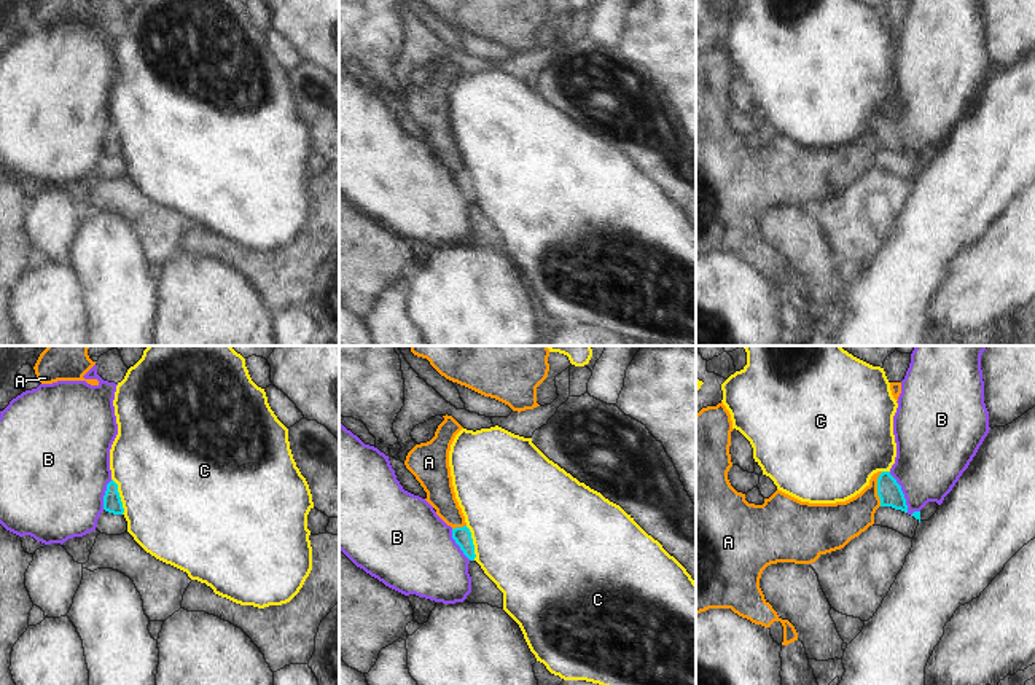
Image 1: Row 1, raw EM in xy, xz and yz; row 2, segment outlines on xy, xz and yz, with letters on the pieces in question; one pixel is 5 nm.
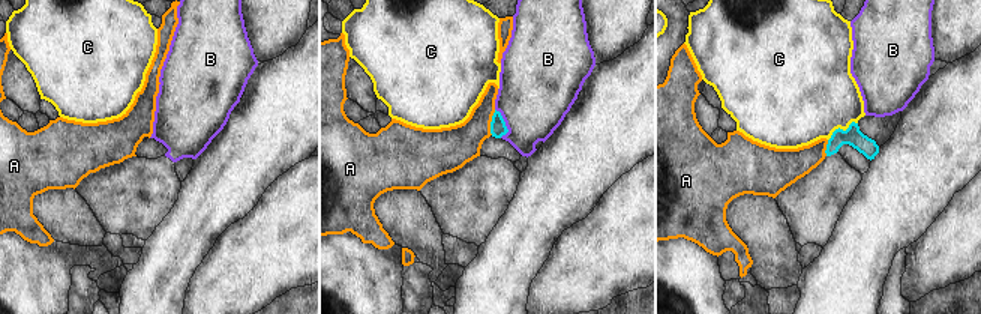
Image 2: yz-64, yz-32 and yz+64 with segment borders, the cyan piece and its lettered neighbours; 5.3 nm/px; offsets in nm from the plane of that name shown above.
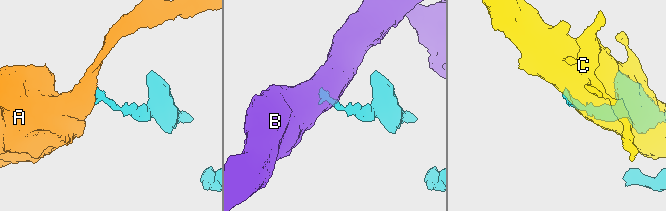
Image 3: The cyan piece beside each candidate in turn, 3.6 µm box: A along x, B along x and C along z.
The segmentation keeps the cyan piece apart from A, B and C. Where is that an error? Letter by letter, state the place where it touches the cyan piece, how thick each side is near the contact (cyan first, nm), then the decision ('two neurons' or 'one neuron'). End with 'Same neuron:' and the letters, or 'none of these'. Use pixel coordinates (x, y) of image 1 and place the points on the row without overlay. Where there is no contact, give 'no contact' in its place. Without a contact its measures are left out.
A: yz (878, 133) | 120/200 nm | two neurons
B: yz (902, 136) | 120/360 nm | two neurons
C: xy (118, 139) | 100/480 nm | two neurons
Same neuron: none of these

